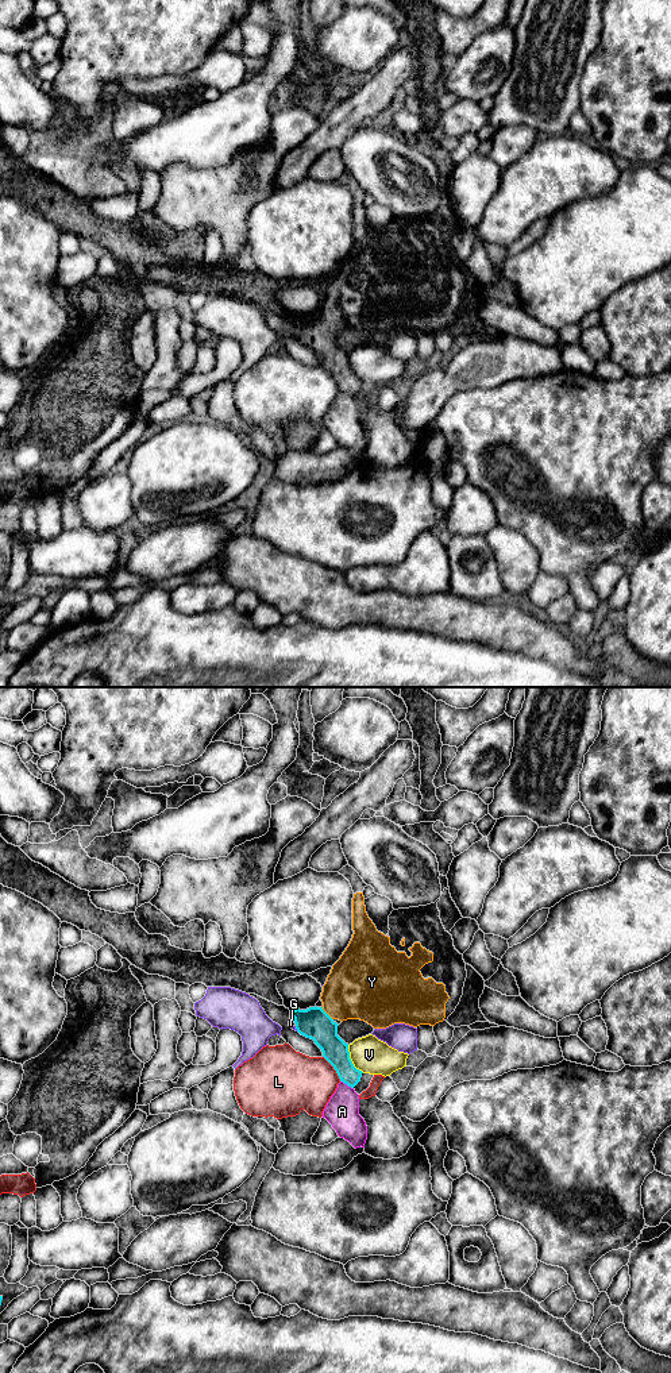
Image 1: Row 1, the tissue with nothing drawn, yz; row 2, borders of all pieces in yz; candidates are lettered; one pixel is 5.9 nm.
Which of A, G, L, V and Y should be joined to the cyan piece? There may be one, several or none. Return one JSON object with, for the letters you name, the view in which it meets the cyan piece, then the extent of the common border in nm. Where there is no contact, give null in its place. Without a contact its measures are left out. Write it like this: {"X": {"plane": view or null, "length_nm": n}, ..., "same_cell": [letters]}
{"Y": {"plane": "yz", "length_nm": 100}, "same_cell": ["Y"]}

